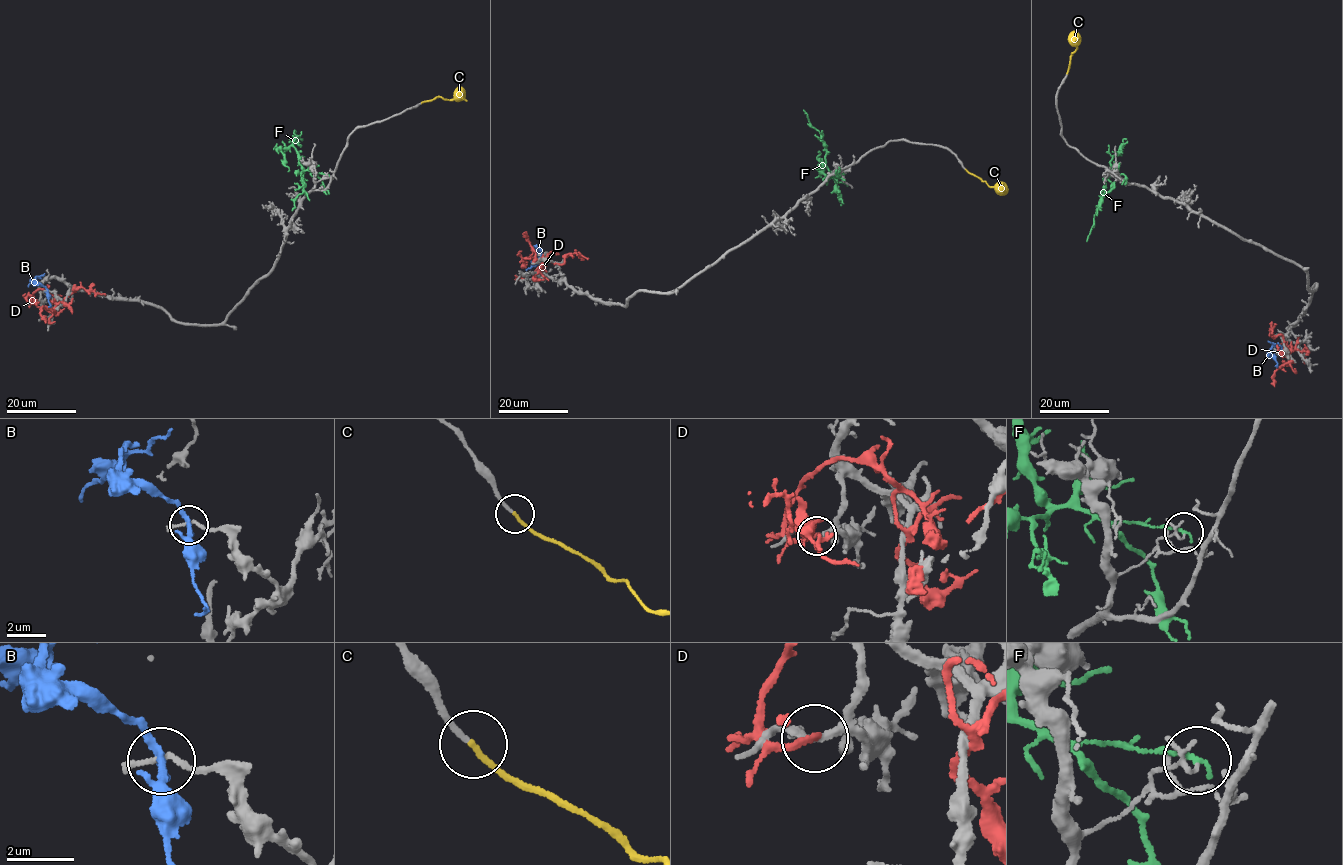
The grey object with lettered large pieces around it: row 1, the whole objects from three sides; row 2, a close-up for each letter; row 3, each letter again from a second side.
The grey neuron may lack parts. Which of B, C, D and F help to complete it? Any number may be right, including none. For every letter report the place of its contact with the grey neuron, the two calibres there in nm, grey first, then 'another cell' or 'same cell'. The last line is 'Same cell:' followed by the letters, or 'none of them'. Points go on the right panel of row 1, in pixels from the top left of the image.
B: contact (1277, 351); calibres 180 and 220 nm; another cell
C: contact (1067, 73); calibres 160 and 160 nm; same cell
D: contact (1304, 355); calibres 240 and 220 nm; another cell
F: contact (1115, 169); calibres 70 and 150 nm; another cell
Same cell: C

